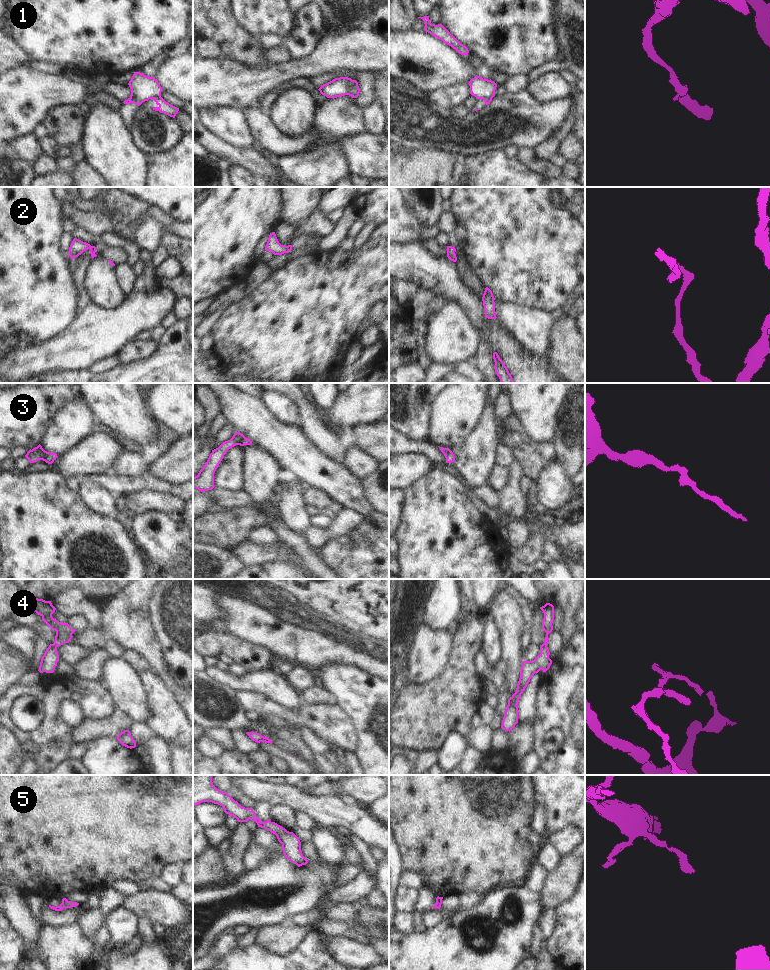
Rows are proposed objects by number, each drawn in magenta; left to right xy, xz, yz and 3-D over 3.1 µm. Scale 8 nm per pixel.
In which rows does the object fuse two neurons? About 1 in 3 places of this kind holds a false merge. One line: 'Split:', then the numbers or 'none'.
Split: 1

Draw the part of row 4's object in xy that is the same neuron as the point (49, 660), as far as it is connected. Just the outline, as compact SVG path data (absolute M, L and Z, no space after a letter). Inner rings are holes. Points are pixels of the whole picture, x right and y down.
M33 598L32 610L39 614L42 617L42 621L44 621L52 630L56 631L54 643L50 644L46 649L38 669L40 673L53 673L57 666L57 662L59 661L57 647L71 642L72 634L76 629L71 628L68 623L59 622L52 617L56 608L52 605L51 601Z

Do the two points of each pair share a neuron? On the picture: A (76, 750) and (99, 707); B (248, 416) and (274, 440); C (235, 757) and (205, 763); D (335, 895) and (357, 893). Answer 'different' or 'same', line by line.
A: different
B: same
C: same
D: same

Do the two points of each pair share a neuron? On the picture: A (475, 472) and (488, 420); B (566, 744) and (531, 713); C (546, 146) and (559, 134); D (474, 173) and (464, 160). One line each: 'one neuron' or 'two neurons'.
A: one neuron
B: two neurons
C: one neuron
D: two neurons

